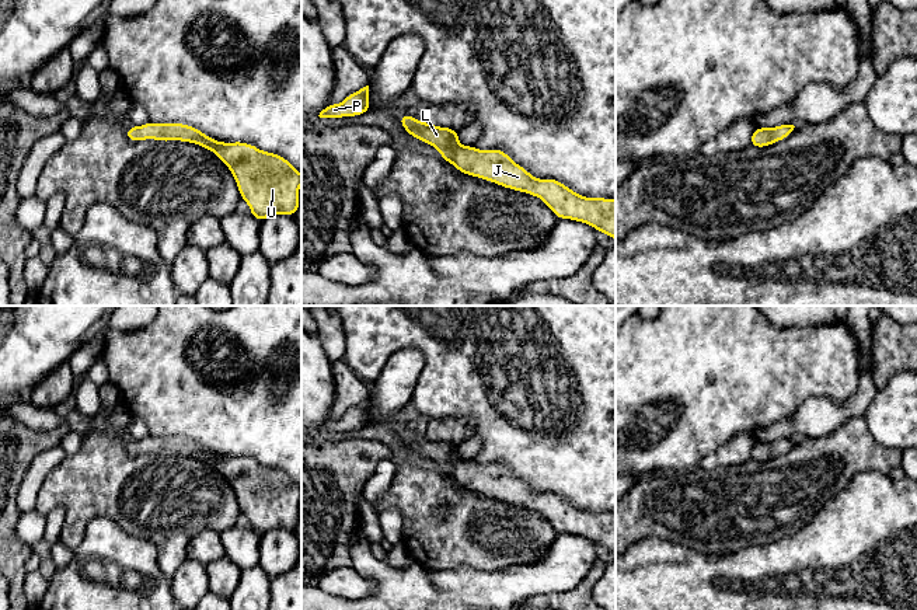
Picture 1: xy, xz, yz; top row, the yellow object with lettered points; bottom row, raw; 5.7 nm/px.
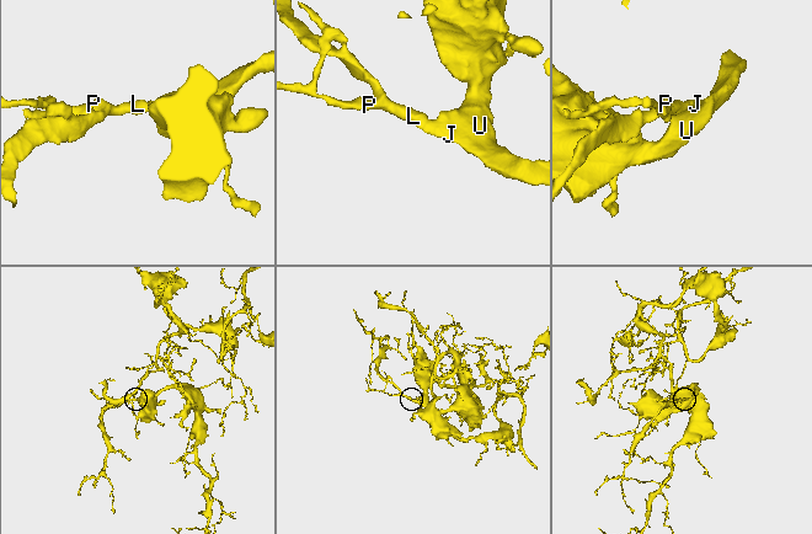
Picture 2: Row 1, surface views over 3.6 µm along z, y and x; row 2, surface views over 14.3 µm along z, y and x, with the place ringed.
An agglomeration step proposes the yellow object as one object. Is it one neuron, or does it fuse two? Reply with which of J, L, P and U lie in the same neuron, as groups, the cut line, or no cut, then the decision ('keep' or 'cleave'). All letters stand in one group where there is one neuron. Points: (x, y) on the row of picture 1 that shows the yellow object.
J L P U; no cut; keep

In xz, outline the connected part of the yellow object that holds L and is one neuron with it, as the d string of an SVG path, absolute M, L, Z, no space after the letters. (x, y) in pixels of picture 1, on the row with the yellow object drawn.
M405 114L400 115L400 122L414 139L433 146L460 172L537 196L558 219L586 223L616 240L616 199L586 198L557 179L537 179L503 150L463 147L458 132L451 128L433 126Z

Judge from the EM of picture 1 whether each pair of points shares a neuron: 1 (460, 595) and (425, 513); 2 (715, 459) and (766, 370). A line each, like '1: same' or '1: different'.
1: different
2: different

